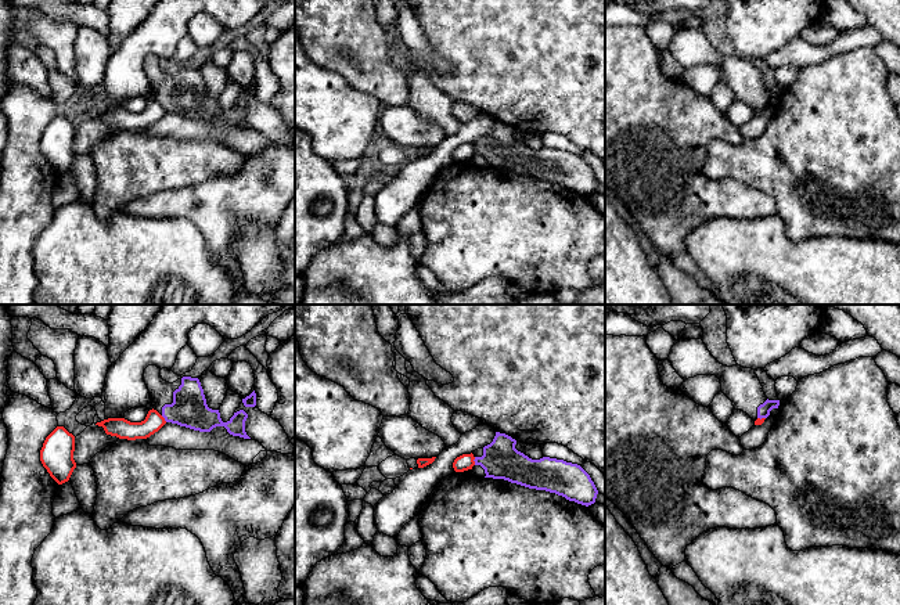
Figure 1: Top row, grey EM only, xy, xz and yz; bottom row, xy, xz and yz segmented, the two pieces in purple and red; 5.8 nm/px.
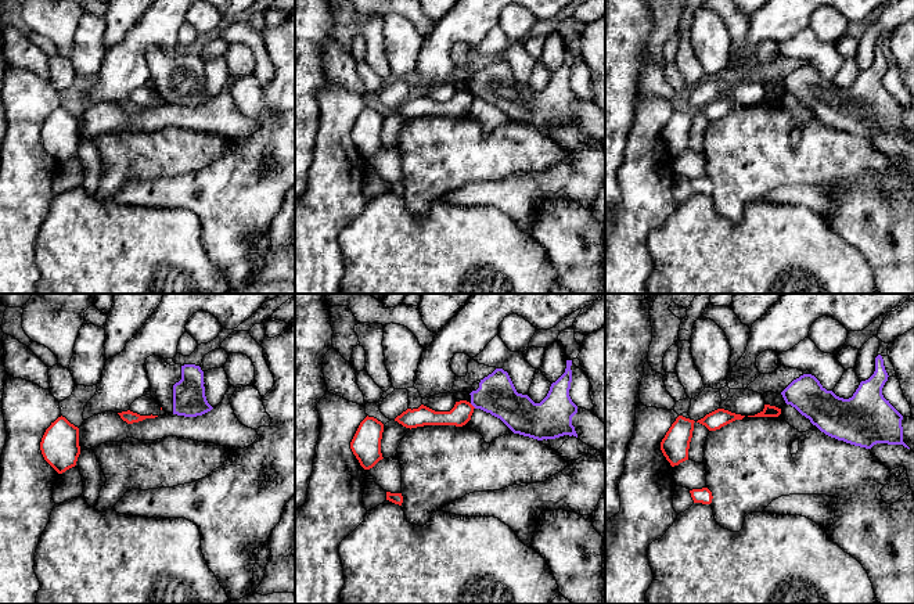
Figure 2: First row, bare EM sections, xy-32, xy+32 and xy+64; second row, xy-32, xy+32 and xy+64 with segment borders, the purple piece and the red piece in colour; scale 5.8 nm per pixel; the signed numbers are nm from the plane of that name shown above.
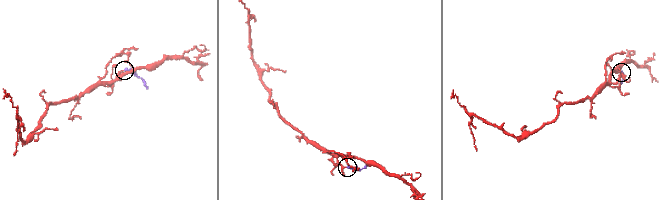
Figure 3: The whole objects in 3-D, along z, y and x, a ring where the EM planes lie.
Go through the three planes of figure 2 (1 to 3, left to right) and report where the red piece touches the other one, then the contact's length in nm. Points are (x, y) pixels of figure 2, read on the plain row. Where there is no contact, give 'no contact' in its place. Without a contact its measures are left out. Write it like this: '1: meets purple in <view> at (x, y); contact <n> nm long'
1: no contact
2: meets purple in xy+32 at (472, 94); contact 50 nm long
3: no contact

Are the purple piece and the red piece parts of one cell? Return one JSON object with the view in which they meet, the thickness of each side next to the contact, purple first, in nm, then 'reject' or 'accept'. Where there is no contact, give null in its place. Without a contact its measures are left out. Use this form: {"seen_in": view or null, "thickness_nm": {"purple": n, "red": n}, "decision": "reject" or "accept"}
{"seen_in": "xz", "thickness_nm": {"purple": 220, "red": 90}, "decision": "reject"}

